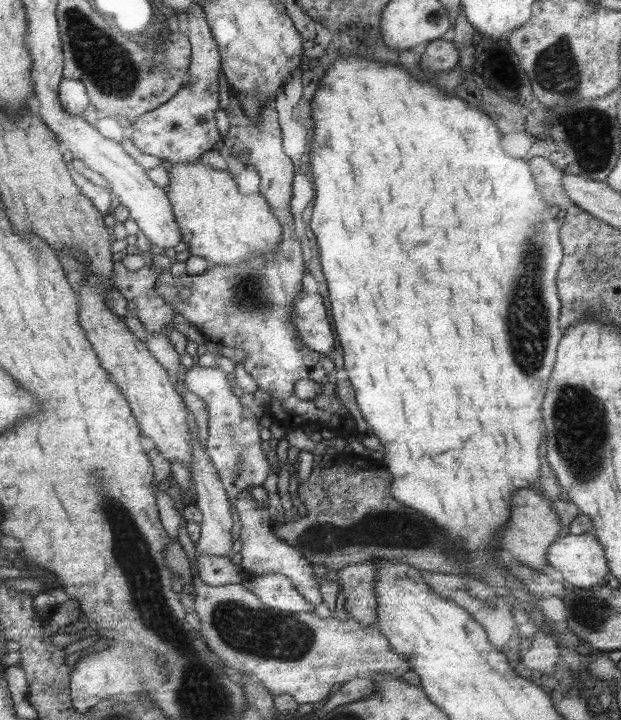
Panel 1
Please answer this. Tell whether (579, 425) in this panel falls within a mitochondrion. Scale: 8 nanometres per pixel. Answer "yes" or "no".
yes

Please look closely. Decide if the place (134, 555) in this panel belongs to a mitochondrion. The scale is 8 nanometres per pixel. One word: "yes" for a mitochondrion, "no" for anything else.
yes

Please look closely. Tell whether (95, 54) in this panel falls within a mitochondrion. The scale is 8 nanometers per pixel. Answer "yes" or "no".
yes

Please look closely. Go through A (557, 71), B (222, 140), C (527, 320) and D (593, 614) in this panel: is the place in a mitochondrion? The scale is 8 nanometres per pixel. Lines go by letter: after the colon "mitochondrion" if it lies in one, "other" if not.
A: mitochondrion
B: other
C: mitochondrion
D: mitochondrion

